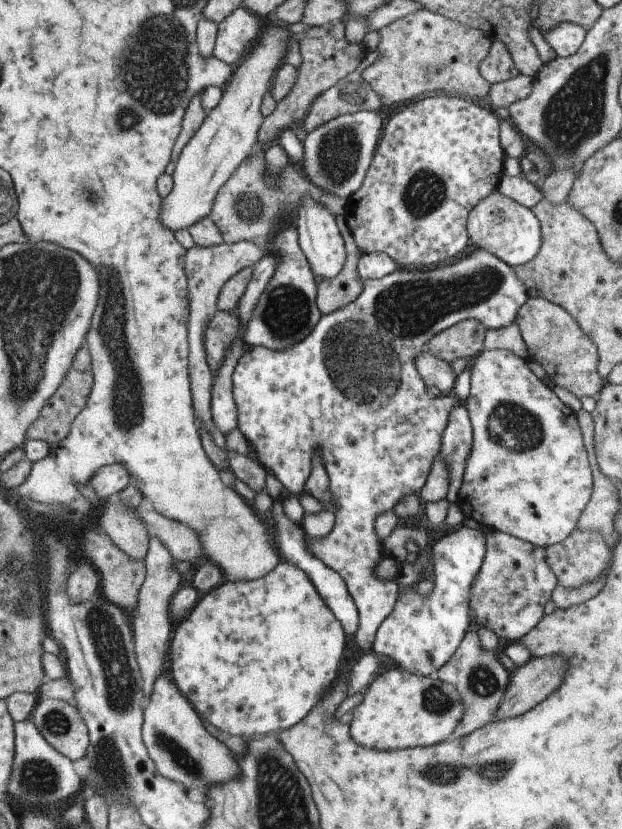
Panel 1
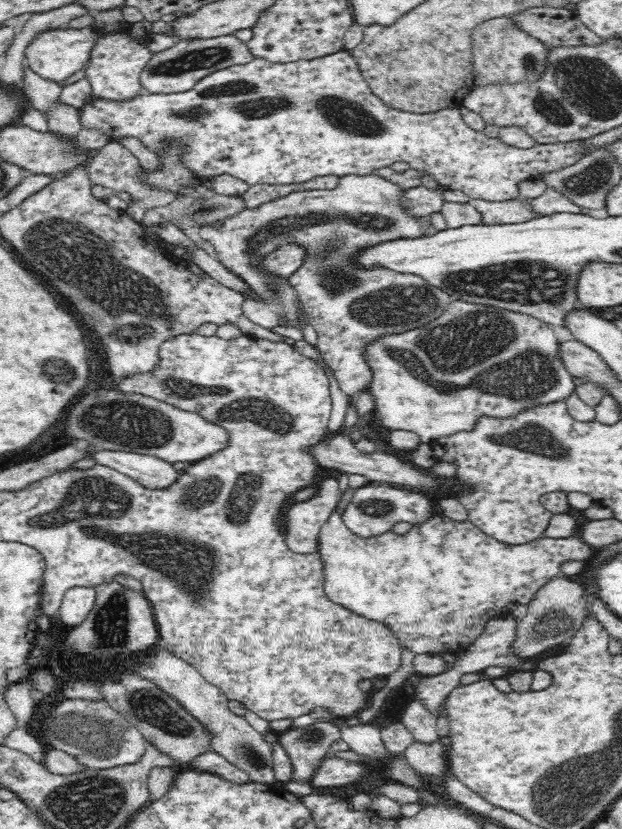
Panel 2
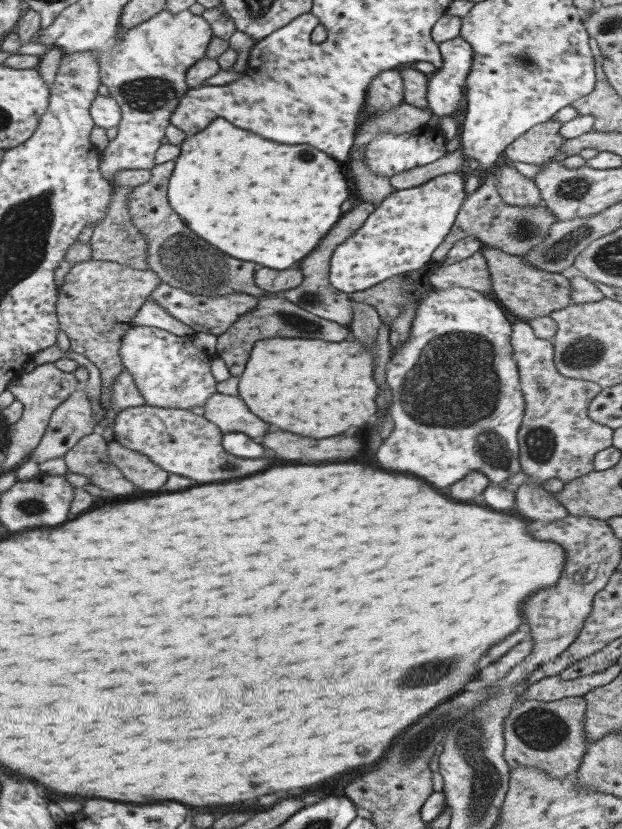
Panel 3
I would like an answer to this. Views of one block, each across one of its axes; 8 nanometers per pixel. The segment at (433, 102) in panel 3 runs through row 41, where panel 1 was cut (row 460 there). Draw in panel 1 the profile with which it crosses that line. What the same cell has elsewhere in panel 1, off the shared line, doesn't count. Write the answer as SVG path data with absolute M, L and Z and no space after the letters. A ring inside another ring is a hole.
M463 404L455 405L448 412L439 452L449 470L449 486L445 498L449 503L457 499L464 463L470 450L471 432L466 409Z

